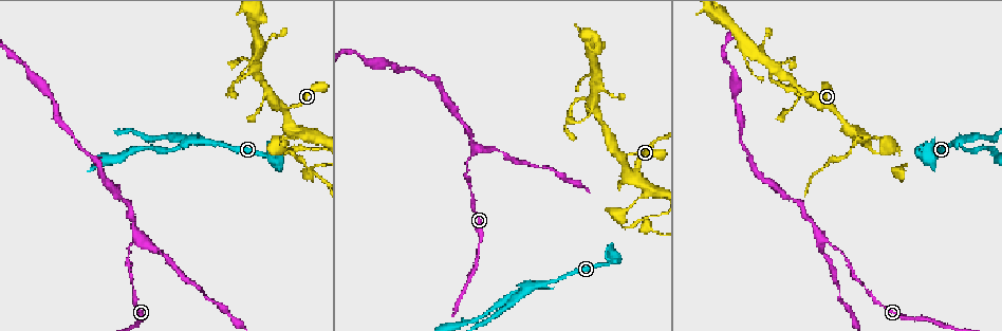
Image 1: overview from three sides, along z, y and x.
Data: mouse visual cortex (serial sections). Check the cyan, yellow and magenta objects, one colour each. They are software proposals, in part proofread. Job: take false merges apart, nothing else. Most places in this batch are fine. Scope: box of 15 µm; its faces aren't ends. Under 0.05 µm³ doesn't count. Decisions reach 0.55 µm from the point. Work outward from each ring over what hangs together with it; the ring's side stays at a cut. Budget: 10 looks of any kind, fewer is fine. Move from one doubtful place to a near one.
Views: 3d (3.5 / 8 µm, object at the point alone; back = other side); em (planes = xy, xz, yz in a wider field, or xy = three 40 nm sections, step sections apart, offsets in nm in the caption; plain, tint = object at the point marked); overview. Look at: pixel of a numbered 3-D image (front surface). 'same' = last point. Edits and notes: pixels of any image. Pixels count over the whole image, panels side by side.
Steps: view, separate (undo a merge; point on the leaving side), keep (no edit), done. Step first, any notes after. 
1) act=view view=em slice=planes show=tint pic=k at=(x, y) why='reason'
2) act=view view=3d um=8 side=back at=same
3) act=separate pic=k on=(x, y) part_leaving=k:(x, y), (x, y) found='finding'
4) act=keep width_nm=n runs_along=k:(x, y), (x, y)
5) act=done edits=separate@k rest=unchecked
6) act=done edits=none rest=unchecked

act=view view=3d um=8 pic=1 at=(819, 237) why='three arms meet'

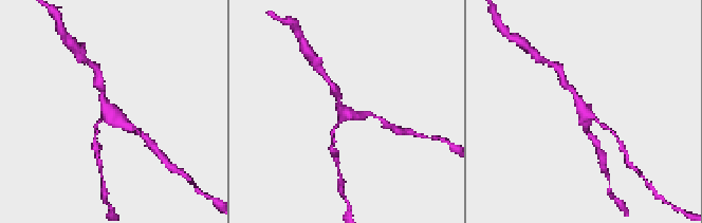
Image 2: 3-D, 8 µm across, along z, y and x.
act=view view=3d um=3.5 pic=2 at=(105, 112) why='zoom in'

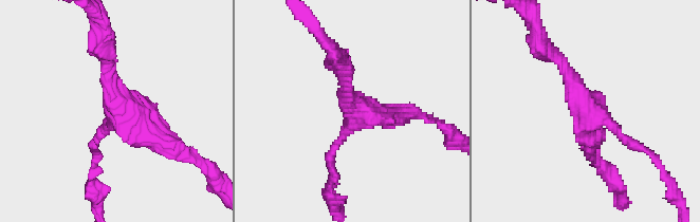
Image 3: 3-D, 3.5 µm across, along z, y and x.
act=keep arms=3 runs_along=3:(639, 147), (582, 105), (552, 53) found='one cell here'

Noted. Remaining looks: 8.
act=view view=3d um=3.5 pic=1 at=(527, 291) why='three arms meet'

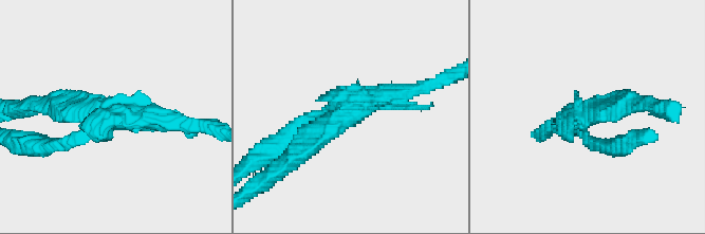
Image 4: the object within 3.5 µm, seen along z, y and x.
act=view view=em slice=xy step=2 show=tint pic=4 at=(108, 116) why='need the tissue'

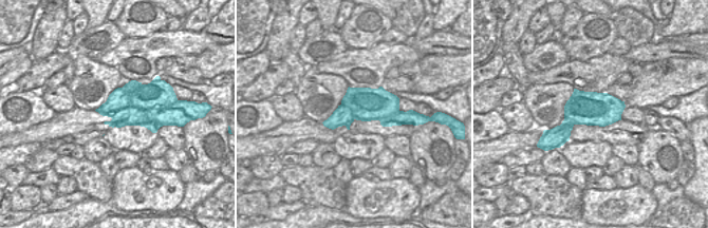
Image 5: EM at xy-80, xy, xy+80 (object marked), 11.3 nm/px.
act=separate pic=4 on=(291, 128) arm_widths_nm=200,250,300 part_leaving=4:(319, 114), (293, 127), (260, 155) found='a second cell is stuck on'

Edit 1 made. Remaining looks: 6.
act=view view=3d um=3.5 pic=1 at=(935, 155)

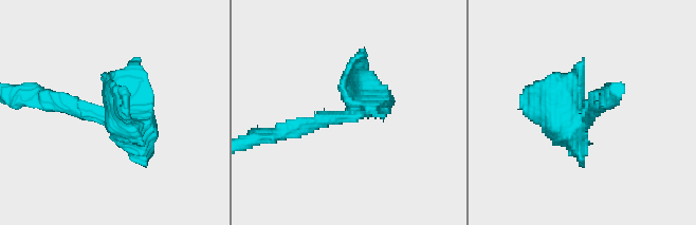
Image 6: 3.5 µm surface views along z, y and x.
act=view view=em slice=xy step=2 show=tint pic=6 at=(358, 108)

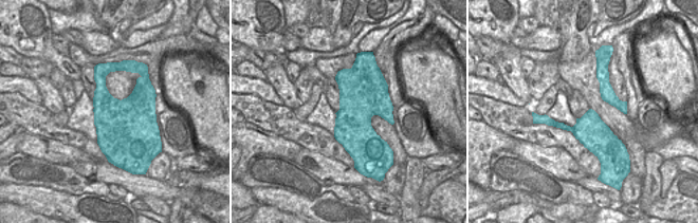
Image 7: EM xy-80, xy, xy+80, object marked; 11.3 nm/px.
act=separate pic=6 on=(379, 96) width_nm=550 border=7:(566, 126), (573, 129) found='two cells meet here'

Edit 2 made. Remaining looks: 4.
act=view view=3d um=8 side=back pic=1 at=(255, 68) why='calibre changes'

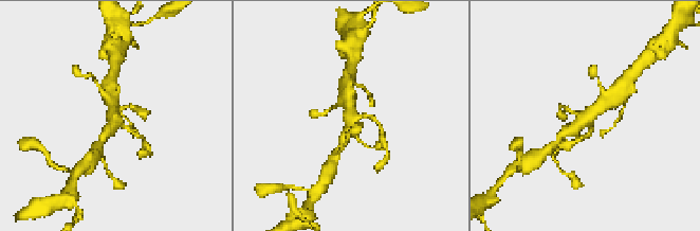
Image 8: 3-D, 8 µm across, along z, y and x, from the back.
act=view view=3d um=3.5 pic=8 at=(587, 119) why='zoom in'

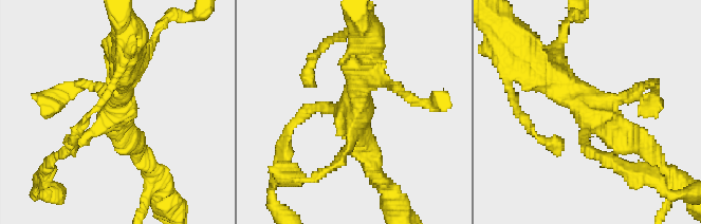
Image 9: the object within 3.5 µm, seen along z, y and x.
act=view view=em slice=xy step=2 show=tint pic=9 at=(594, 114)

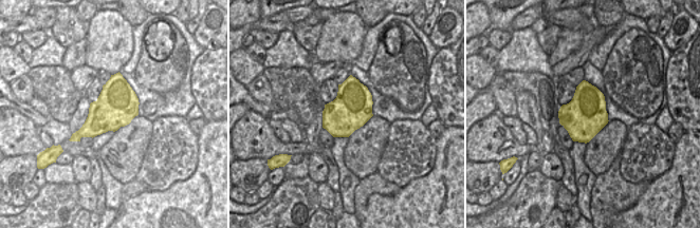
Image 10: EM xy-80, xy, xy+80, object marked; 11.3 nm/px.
act=keep width_nm=460 runs_along=9:(649, 150), (630, 144), (541, 69) found='one cell here'

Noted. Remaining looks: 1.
act=done edits=separate@4,separate@6 rest=unchecked

